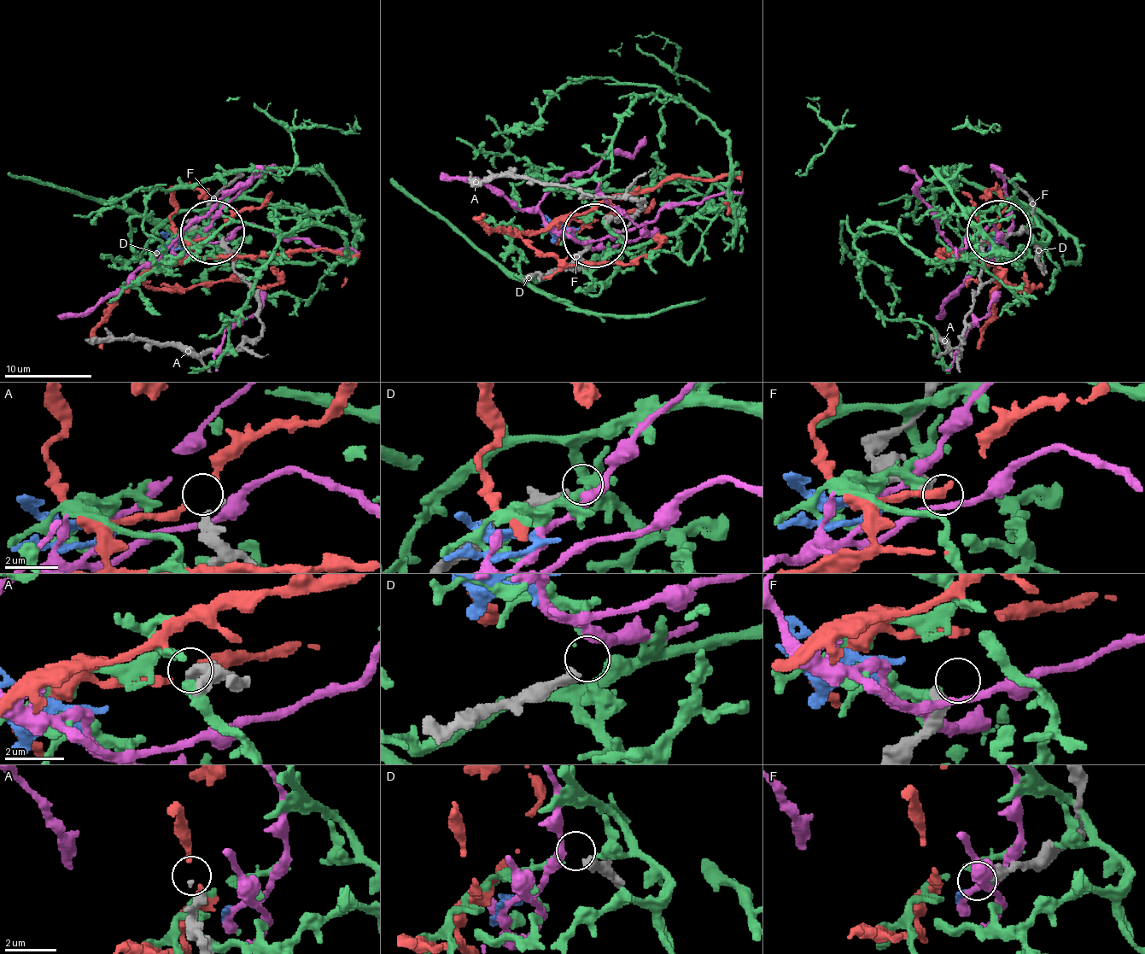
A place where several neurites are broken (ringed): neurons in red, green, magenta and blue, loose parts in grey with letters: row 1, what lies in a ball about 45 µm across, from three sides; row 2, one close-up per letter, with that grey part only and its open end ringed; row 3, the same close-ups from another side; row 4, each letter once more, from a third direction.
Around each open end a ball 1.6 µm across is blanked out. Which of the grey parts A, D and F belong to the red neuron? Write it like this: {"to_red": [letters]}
{"to_red": []}

